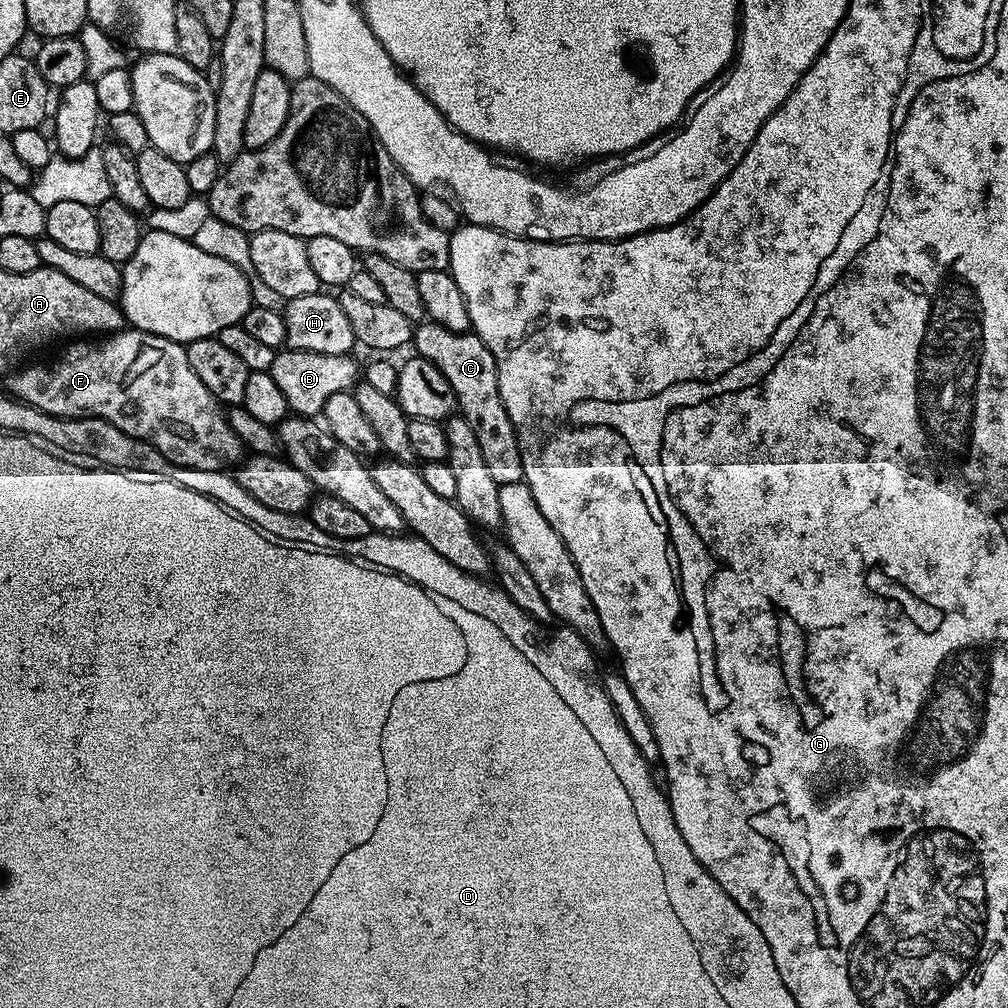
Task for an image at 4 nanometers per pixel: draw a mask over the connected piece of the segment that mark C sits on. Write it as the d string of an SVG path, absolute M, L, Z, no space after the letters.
M425 319L415 325L411 347L415 355L426 358L426 362L434 362L434 366L438 366L442 374L446 374L446 382L450 382L456 395L459 415L463 416L466 422L470 422L475 436L478 437L482 459L486 462L488 473L494 477L494 482L500 485L521 483L524 471L518 438L498 390L496 359L494 354L490 354L482 338L478 338L471 330L467 332L446 330L446 326Z

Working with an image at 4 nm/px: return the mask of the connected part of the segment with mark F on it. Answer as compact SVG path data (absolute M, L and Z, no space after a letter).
M129 327L127 330L114 332L105 335L103 338L80 338L69 344L72 345L53 364L32 364L29 368L20 366L7 373L3 377L5 384L3 384L3 387L8 395L21 400L24 404L31 406L31 408L37 408L51 416L58 416L61 420L83 420L85 417L105 420L117 427L118 430L133 436L134 439L140 439L142 442L148 443L150 447L156 448L169 462L177 464L179 468L193 468L199 472L224 472L228 470L228 467L231 469L233 466L239 465L242 459L242 445L238 434L234 434L234 430L230 426L225 409L220 401L213 398L210 390L206 390L206 386L202 386L202 378L198 378L198 374L194 374L194 370L190 370L188 349L181 341L171 340L165 336L156 336L153 332L141 332L138 328Z

